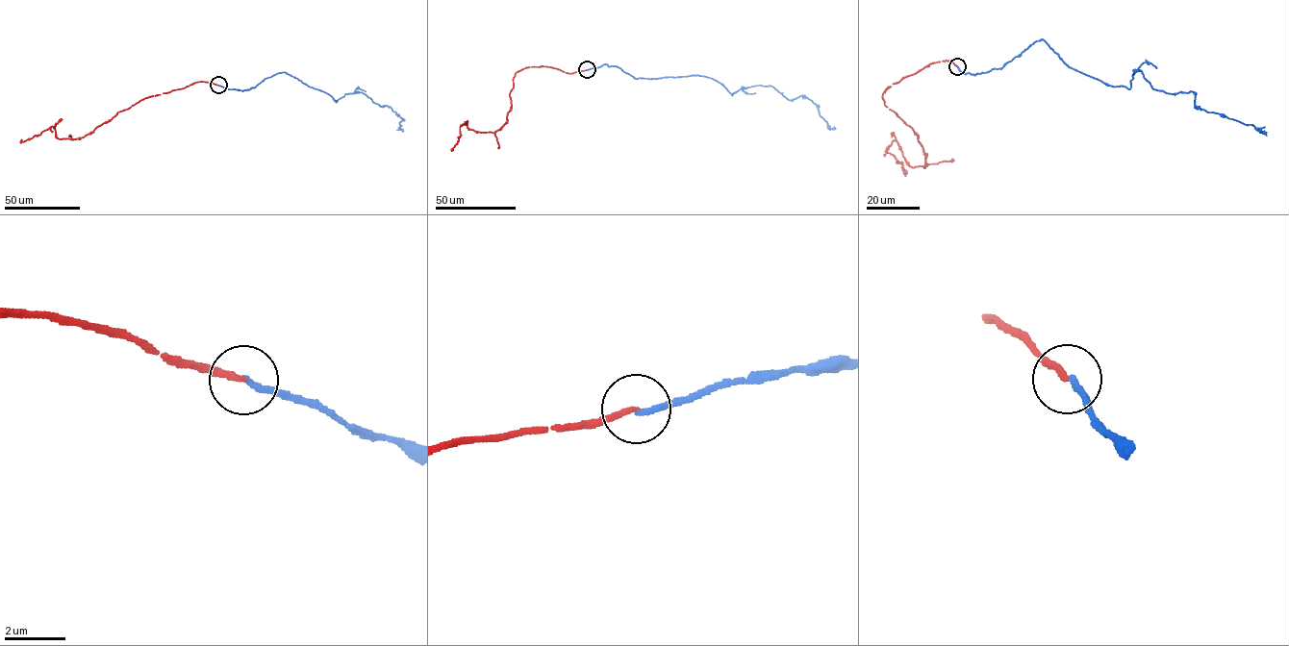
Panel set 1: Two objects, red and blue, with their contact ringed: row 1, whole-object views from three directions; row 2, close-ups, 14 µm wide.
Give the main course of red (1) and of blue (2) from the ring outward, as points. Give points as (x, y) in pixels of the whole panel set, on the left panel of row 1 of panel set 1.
1: (218, 86), (199, 81), (144, 98), (77, 138), (59, 138), (56, 123), (40, 134), (21, 139)
2: (218, 86), (249, 89), (286, 72), (336, 102), (345, 94), (362, 92), (398, 114), (403, 131)

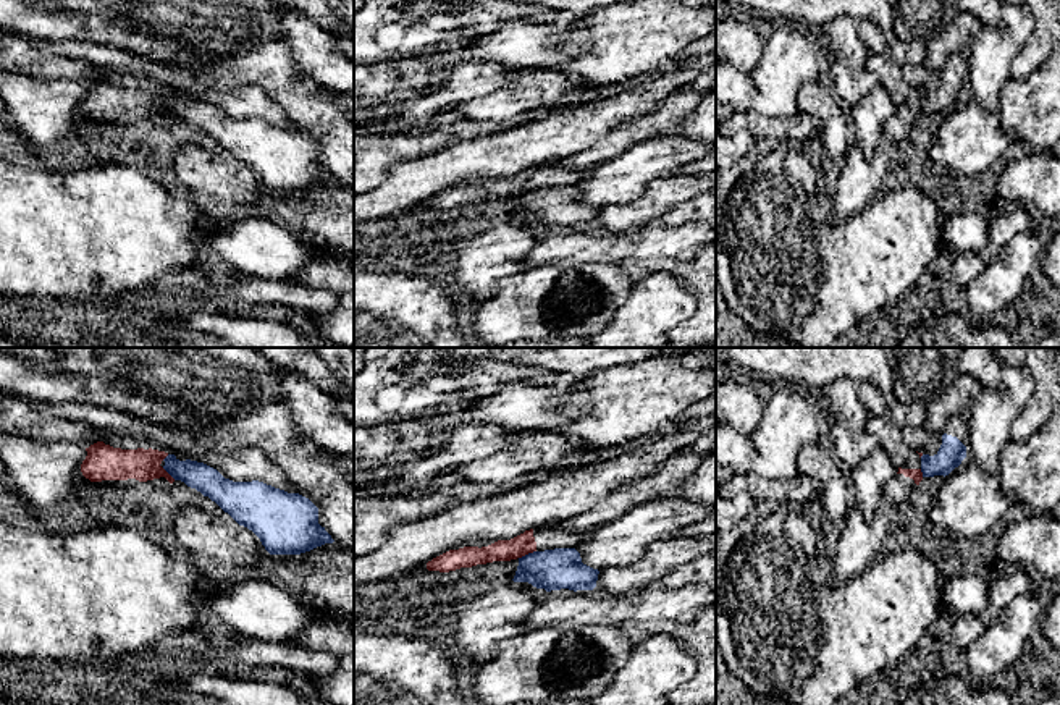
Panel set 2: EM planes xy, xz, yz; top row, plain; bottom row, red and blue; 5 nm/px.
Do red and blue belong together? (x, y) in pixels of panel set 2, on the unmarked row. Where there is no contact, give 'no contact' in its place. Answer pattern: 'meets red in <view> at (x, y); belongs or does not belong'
meets red in xz at (527, 191); does not belong

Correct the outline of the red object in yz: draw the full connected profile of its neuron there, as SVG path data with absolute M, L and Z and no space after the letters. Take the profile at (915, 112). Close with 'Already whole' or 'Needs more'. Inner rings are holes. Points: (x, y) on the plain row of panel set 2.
M910 89L897 113L887 120L884 137L887 142L903 141L923 118L921 110L923 91Z. Needs more

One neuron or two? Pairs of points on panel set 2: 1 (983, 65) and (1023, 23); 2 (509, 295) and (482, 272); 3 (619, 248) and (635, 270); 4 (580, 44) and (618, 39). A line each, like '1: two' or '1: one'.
1: one
2: two
3: two
4: two

